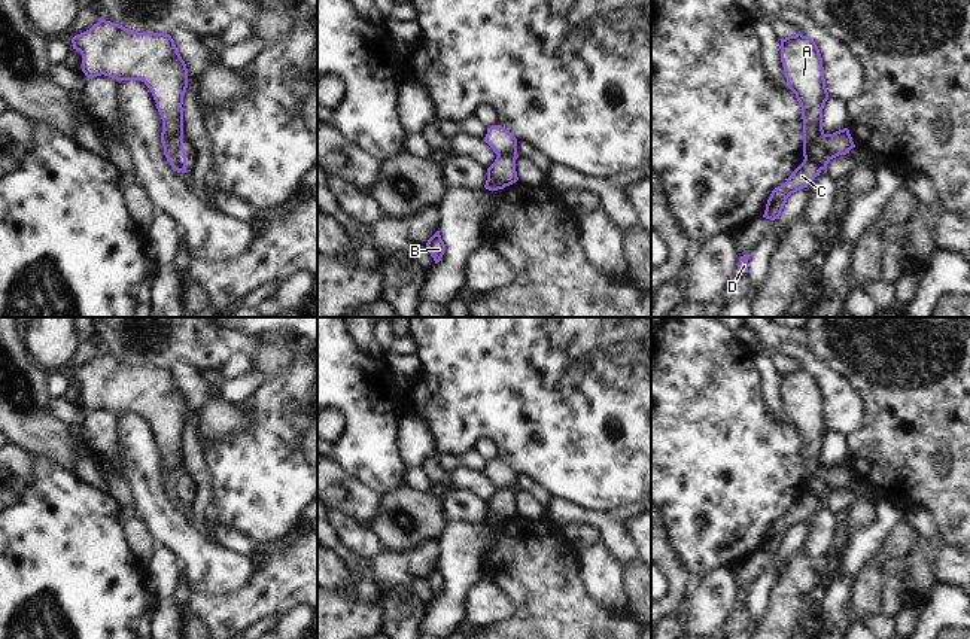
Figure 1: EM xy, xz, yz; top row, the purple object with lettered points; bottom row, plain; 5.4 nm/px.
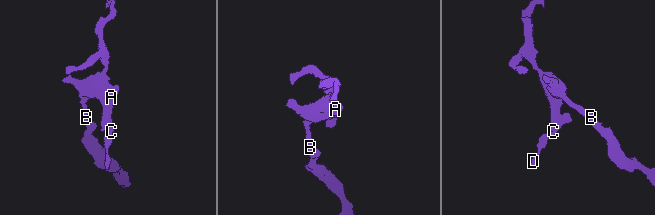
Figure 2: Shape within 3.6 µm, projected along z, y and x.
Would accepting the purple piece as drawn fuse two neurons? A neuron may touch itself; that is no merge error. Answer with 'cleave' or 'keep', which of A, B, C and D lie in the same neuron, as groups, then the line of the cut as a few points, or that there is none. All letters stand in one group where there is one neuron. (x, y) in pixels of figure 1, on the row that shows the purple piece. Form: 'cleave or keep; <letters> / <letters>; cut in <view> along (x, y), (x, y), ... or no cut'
cleave; A B / C D; cut in yz along (823, 133), (818, 149), (805, 158)

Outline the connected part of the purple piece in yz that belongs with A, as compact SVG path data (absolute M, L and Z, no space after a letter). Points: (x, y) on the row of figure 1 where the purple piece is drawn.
M803 36L781 39L781 63L788 88L796 94L803 118L803 156L812 156L820 147L822 109L828 100L822 58L817 43Z

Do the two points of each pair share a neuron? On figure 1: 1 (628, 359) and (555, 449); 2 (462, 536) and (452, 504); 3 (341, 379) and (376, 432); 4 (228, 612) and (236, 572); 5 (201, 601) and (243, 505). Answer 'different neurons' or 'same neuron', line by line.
1: same neuron
2: different neurons
3: same neuron
4: different neurons
5: different neurons

